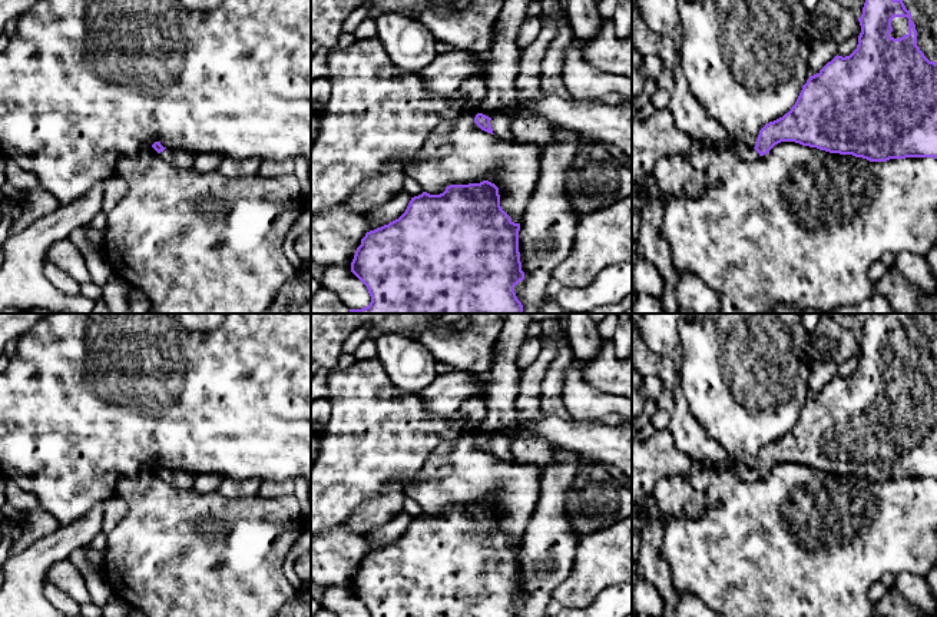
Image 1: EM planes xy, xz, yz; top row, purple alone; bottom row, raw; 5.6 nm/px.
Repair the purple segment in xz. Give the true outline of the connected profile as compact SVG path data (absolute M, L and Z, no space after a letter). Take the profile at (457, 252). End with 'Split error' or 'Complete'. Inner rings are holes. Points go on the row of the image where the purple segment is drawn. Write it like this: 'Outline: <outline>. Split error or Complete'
Outline: M489 180L450 185L440 195L423 192L411 198L405 212L398 219L367 232L361 239L361 245L357 248L351 262L351 272L367 286L371 302L365 308L350 309L348 314L523 314L523 305L514 292L514 286L524 279L519 252L519 230L520 223L514 223L501 209L499 188Z. Complete

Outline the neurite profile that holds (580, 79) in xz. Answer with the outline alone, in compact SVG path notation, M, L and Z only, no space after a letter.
M575 42L564 49L563 82L573 97L600 99L609 93L620 93L632 99L632 79L620 74L610 74L590 66L582 56L580 46Z

